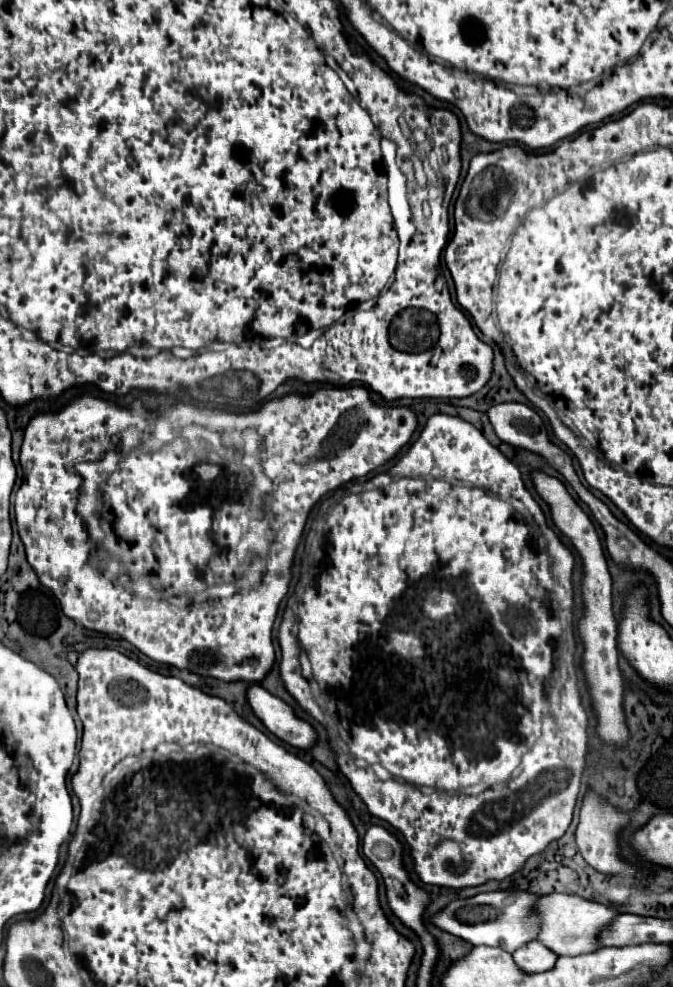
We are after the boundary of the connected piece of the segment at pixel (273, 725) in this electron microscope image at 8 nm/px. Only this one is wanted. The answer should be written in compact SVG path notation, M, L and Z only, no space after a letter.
M259 683L247 689L247 703L251 705L255 717L261 719L261 723L277 739L299 749L309 749L315 745L317 735L313 727L307 721L299 719L283 699L271 695Z

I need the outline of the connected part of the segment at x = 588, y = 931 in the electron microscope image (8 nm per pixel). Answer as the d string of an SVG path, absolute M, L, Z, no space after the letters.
M551 893L537 899L533 905L533 913L539 917L539 933L535 939L557 955L583 955L597 951L599 947L595 947L595 931L603 927L607 919L613 919L617 915L617 911L613 911L611 907L561 893Z

